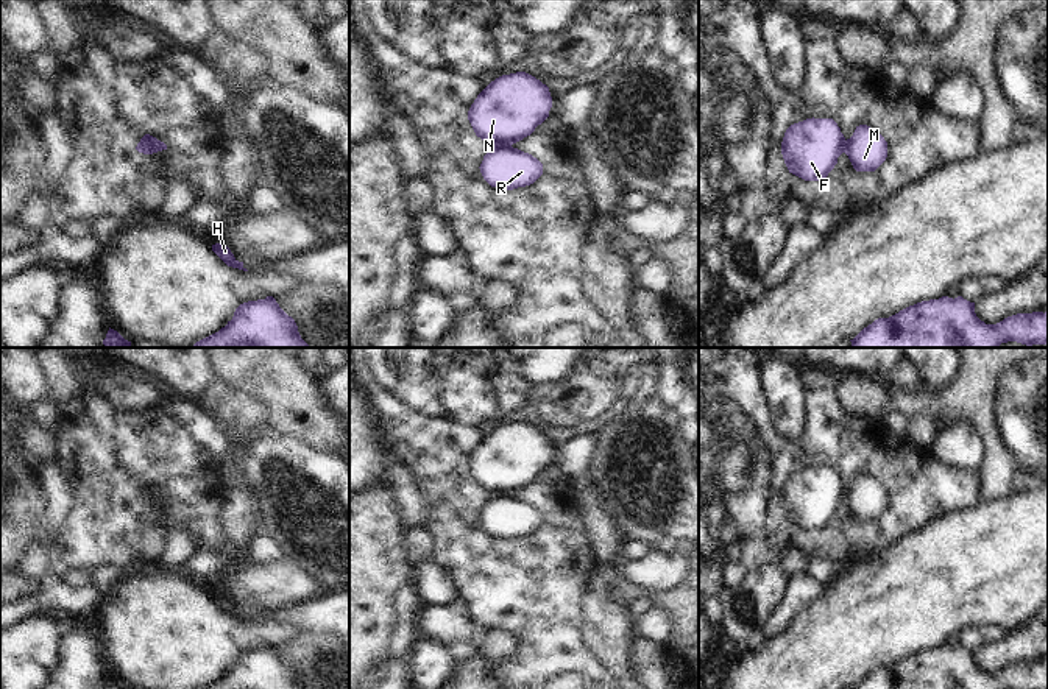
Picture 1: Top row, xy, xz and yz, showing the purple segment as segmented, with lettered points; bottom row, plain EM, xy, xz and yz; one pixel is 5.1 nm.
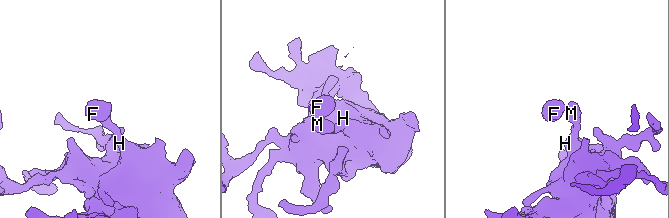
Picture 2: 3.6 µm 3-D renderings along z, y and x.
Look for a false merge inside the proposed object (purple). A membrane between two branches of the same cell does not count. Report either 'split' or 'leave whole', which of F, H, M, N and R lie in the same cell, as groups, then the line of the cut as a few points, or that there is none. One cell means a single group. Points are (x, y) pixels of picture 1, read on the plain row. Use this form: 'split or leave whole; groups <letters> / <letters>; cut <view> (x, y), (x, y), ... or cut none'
split; groups F N / H M R; cut xz (510, 493), (490, 494)

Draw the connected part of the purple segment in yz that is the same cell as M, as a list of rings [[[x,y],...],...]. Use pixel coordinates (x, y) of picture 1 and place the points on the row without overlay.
[[[867,474],[856,475],[844,500],[856,521],[875,521],[887,507],[887,491]]]

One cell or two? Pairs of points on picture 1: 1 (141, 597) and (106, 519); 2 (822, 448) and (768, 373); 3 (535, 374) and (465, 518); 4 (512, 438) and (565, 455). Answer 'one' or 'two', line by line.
1: two
2: two
3: one
4: one

